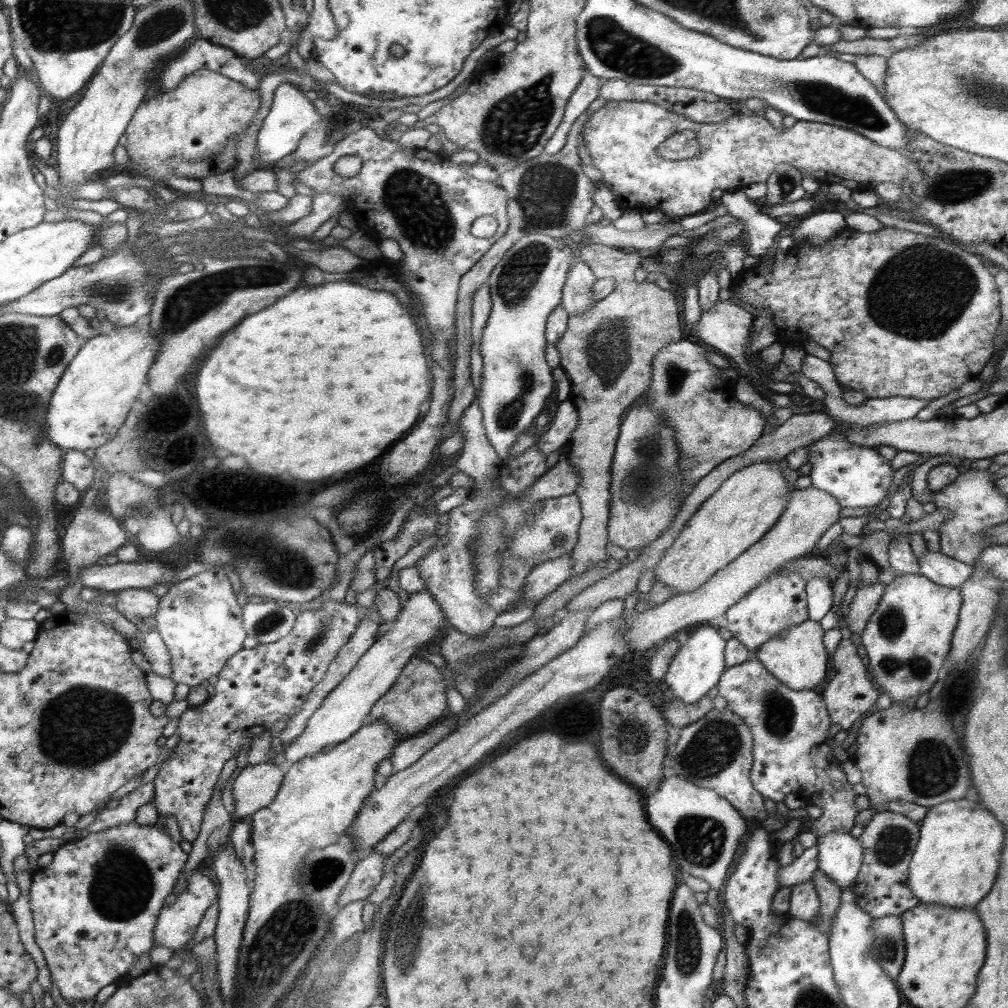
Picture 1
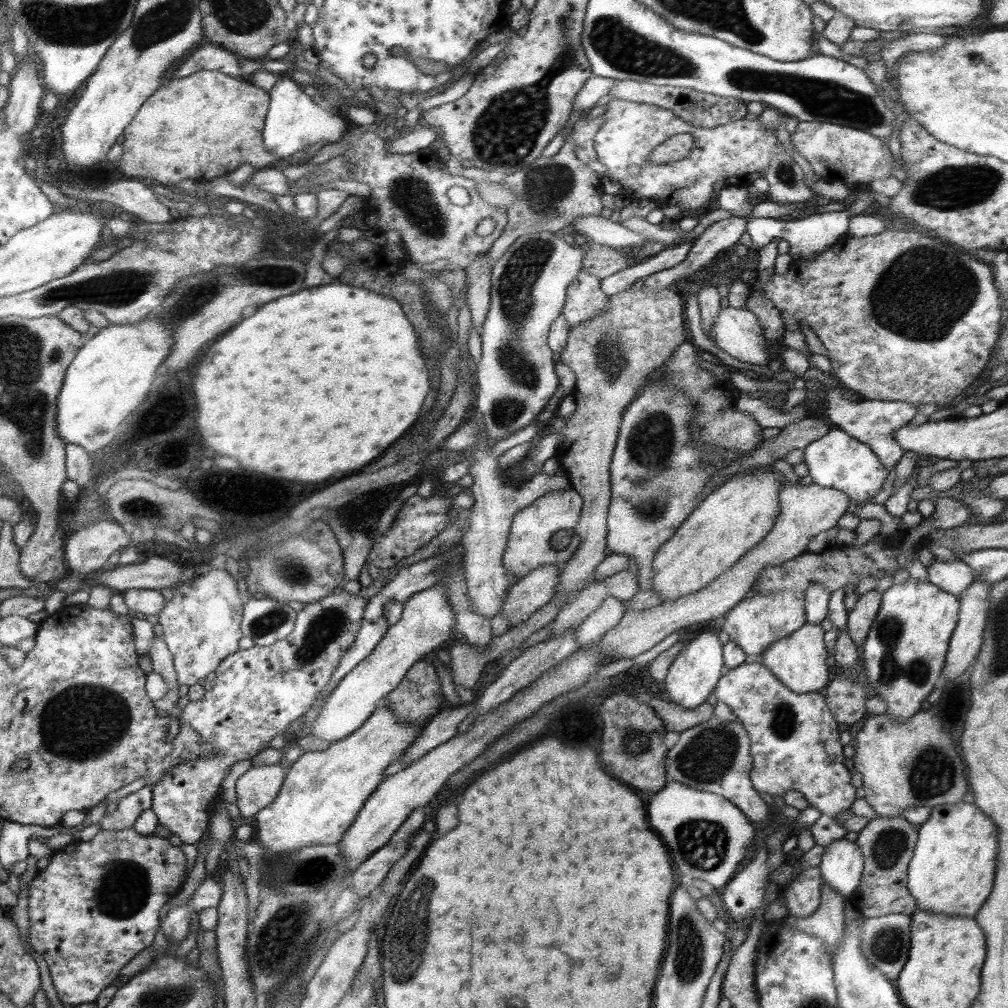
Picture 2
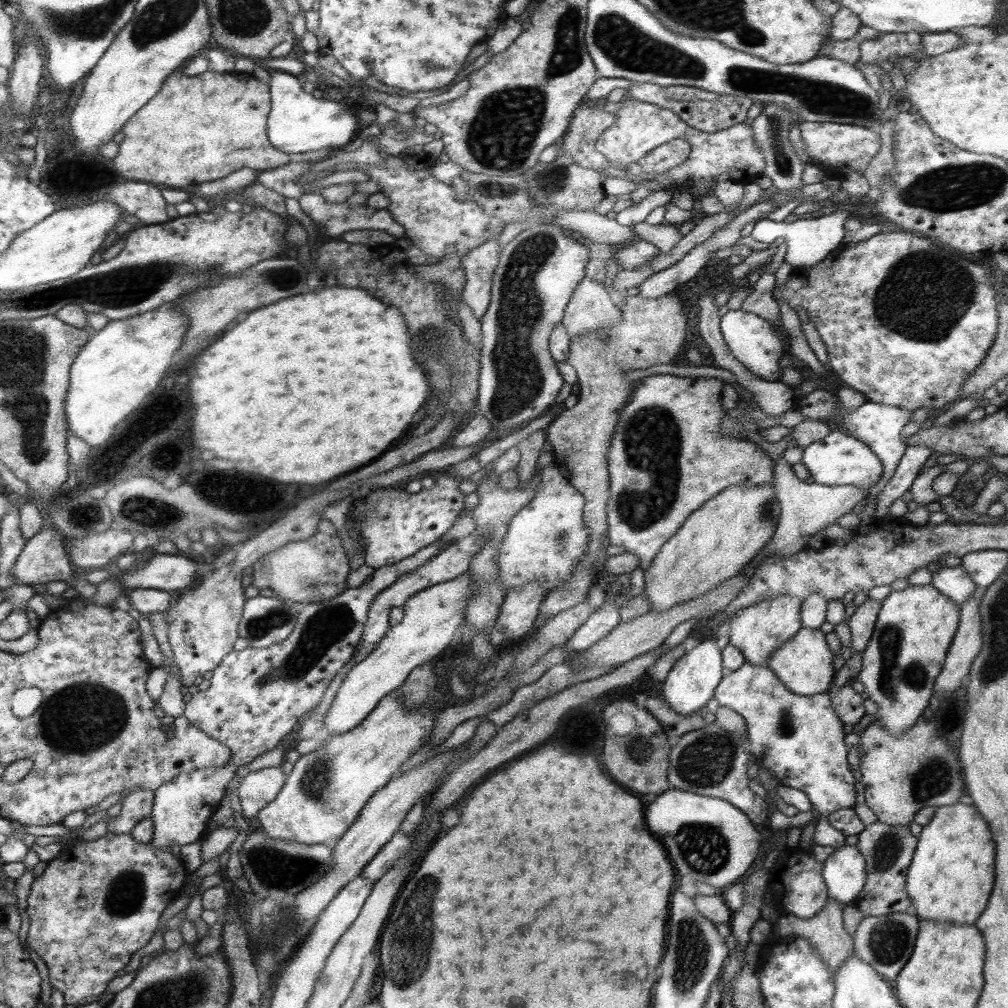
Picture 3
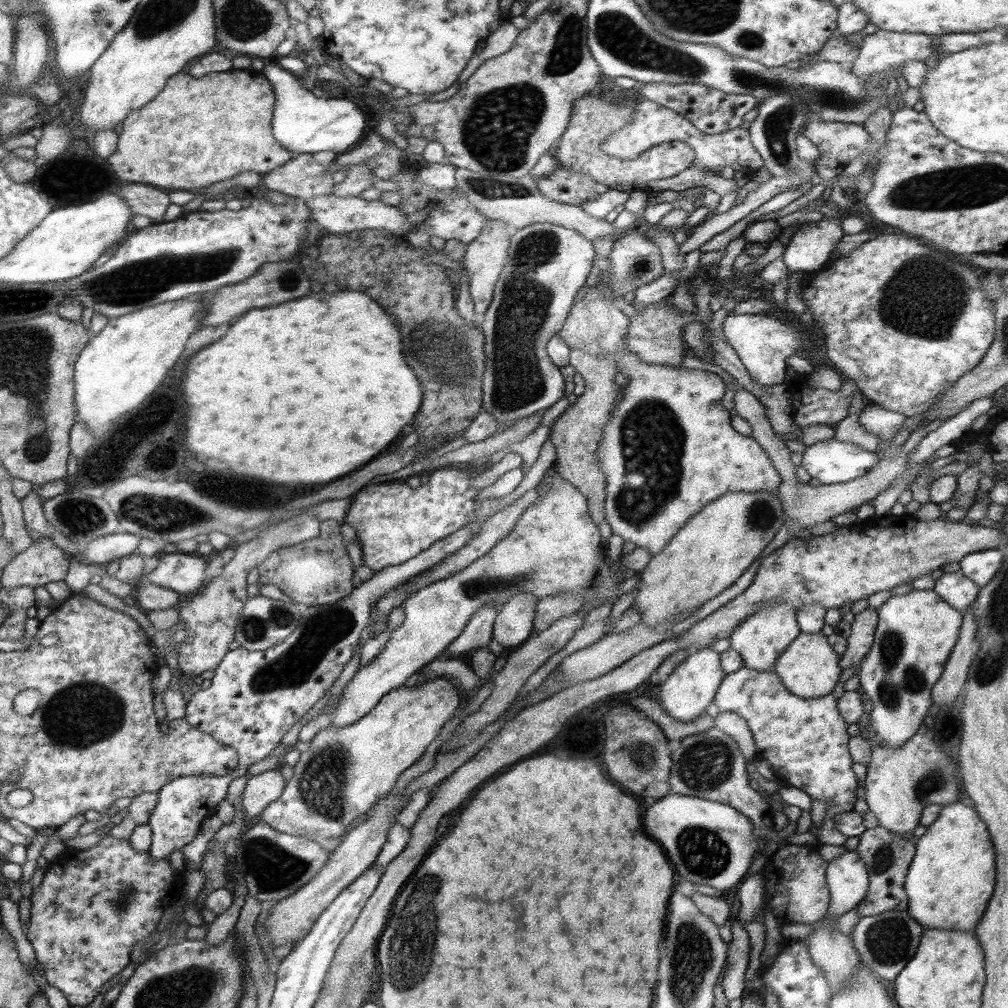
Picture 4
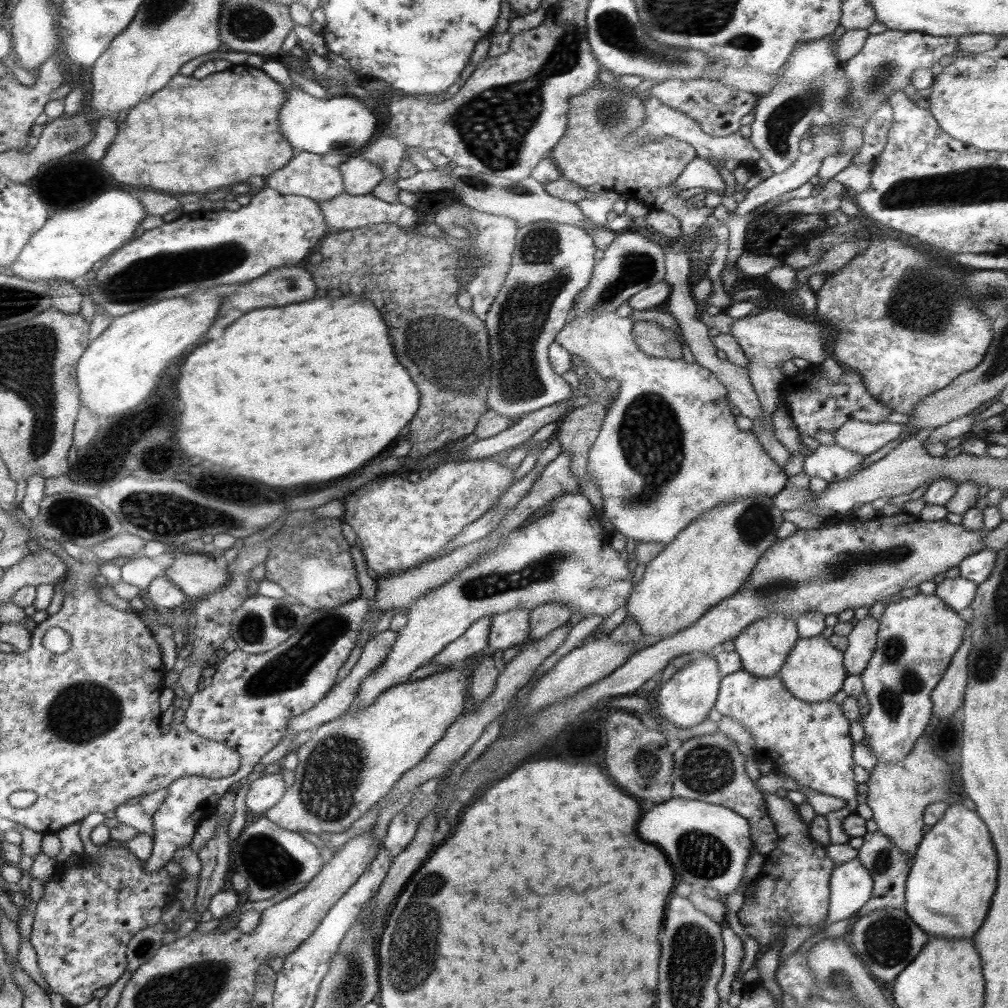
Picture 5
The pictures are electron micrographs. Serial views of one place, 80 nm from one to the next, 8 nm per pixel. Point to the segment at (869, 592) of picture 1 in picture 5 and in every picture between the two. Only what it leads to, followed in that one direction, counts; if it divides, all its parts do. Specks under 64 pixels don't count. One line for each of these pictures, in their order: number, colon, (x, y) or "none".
2: (860, 619)
3: (862, 623)
4: (859, 642)
5: (862, 639)

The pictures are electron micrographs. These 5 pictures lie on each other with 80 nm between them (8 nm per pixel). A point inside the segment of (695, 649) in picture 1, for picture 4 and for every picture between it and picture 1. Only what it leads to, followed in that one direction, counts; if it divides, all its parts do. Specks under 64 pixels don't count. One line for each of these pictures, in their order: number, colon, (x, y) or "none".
2: (692, 677)
3: (691, 683)
4: (689, 690)

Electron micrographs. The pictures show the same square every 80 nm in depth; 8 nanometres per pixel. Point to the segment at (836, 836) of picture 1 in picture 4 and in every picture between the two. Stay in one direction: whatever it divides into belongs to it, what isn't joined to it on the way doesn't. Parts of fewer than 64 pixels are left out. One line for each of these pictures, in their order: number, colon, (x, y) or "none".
2: (841, 867)
3: (844, 872)
4: (847, 877)

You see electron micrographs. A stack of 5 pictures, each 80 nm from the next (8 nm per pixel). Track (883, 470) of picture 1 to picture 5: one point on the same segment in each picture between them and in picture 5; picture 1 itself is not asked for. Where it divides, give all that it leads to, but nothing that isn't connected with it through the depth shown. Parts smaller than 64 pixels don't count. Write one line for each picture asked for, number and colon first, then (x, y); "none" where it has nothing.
2: (836, 460)
3: (839, 459)
4: (830, 461)
5: (833, 463)

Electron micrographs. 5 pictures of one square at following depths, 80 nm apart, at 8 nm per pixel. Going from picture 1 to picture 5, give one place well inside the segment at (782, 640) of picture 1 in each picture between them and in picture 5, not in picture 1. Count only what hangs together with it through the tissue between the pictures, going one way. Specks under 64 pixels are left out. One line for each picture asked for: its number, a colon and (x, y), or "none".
2: (799, 661)
3: (804, 663)
4: (808, 668)
5: (813, 671)

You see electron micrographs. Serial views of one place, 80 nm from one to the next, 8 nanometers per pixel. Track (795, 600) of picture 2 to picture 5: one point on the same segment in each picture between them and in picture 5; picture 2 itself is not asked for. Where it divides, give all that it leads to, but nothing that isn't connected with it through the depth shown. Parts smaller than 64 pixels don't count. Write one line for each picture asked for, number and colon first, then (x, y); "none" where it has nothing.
3: (758, 630)
4: (760, 639)
5: (763, 647)

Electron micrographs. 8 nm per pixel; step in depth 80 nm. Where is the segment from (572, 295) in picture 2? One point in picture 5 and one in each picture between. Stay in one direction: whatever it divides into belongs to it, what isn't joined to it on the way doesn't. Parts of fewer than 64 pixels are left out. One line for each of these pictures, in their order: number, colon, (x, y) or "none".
3: (590, 308)
4: (669, 449)
5: (669, 450)

